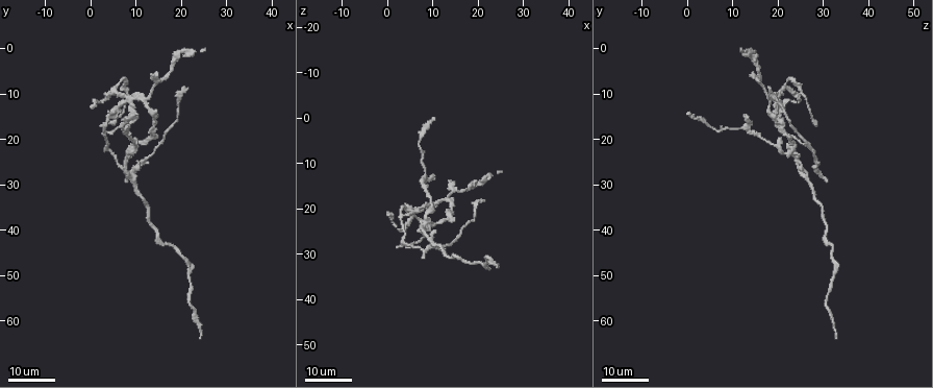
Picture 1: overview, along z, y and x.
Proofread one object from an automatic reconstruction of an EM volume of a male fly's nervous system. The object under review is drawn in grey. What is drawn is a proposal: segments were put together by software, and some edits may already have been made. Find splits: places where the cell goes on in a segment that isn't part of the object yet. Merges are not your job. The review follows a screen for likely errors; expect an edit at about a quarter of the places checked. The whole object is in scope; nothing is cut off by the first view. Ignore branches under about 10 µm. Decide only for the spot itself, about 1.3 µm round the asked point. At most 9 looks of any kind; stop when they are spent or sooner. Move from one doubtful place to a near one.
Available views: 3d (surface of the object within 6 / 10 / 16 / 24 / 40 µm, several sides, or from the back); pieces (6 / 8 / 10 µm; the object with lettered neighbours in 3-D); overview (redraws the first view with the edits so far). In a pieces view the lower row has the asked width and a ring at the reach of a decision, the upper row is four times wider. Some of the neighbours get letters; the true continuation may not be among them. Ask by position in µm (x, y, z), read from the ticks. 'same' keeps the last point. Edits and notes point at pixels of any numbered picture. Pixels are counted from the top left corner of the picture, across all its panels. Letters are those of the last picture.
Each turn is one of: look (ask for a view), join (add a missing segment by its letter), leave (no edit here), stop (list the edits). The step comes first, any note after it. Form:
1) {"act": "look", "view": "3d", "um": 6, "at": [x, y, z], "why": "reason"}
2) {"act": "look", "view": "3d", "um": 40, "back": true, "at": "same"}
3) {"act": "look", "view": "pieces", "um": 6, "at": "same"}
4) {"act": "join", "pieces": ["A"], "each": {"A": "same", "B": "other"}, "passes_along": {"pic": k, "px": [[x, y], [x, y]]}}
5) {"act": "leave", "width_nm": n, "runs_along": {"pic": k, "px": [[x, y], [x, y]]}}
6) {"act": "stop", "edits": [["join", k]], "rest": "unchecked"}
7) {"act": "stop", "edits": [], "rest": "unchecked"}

{"act": "look", "view": "3d", "um": 16, "at": [10.0, 25.0, 25.0]}

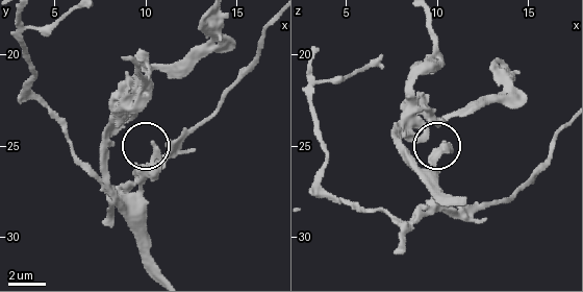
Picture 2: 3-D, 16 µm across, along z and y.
{"act": "look", "view": "pieces", "um": 8, "at": "same"}

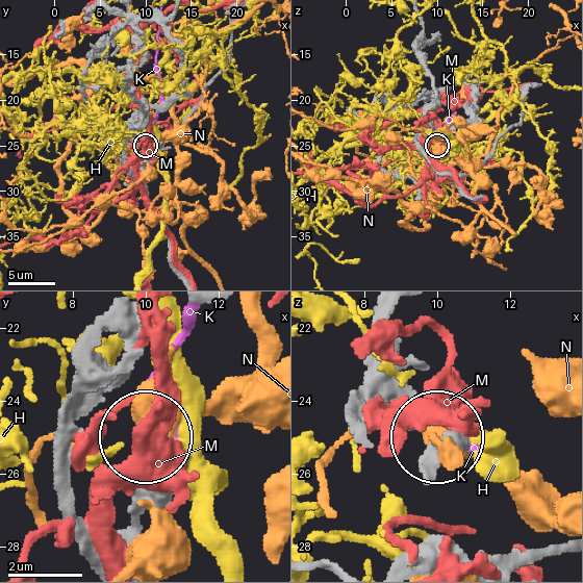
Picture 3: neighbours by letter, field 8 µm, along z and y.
{"act": "leave", "each": {"H": "other", "K": "other", "M": "other", "N": "other"}, "found": "no lettered segment goes on from it"}

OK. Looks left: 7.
{"act": "look", "view": "3d", "um": 16, "at": [10.0, 14.5, 12.0], "why": "free end"}

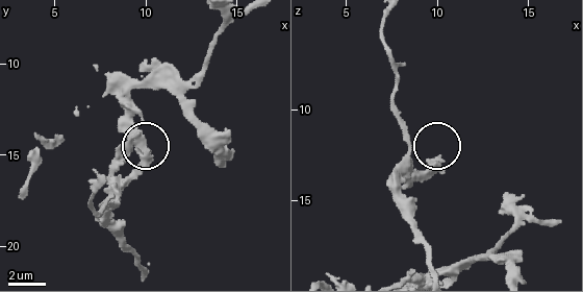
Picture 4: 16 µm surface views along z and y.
{"act": "look", "view": "pieces", "um": 6, "at": [10.1, 14.7, 12.6]}

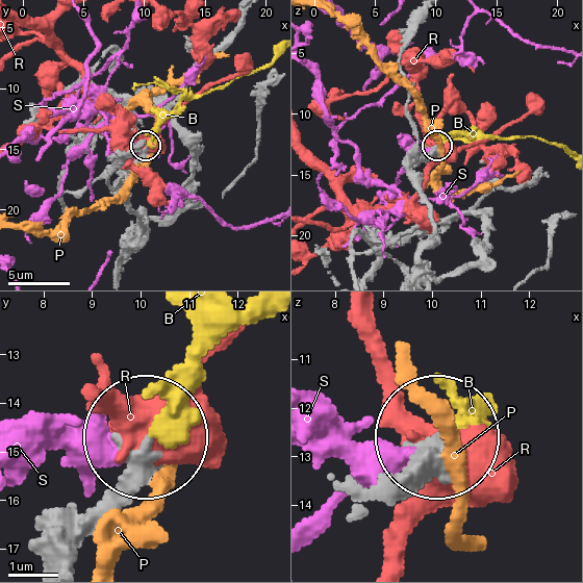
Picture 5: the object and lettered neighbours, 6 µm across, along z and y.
{"act": "join", "pieces": ["B"], "each": {"B": "same", "P": "other", "R": "other", "S": "other"}, "passes_along": {"pic": 5, "px": [[394, 472], [481, 409]]}, "found": "it goes on there"}

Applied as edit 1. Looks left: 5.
{"act": "look", "view": "3d", "um": 16, "at": [25.0, 0.5, 11.5], "why": "free end"}

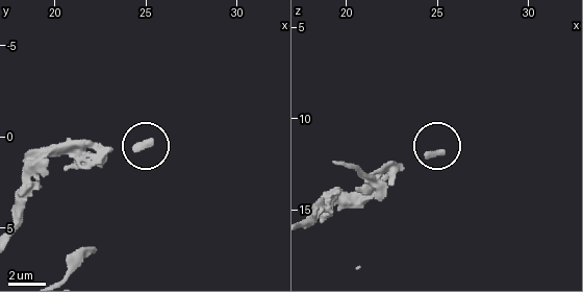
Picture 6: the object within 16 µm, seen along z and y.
{"act": "look", "view": "pieces", "um": 8, "at": [25.2, 0.2, 11.9]}

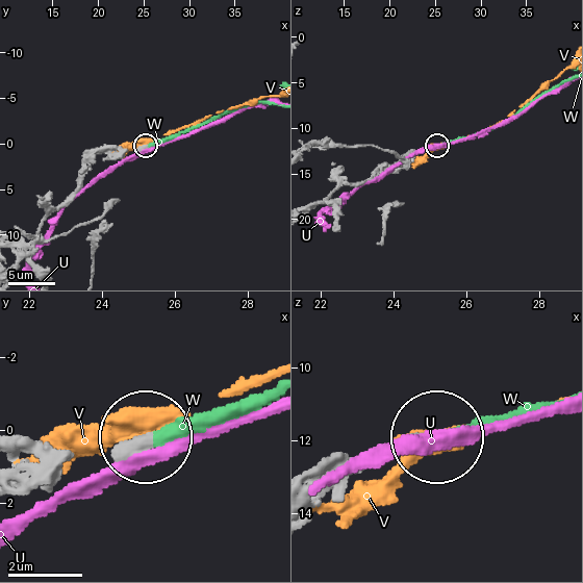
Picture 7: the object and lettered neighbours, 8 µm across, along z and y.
{"act": "join", "pieces": ["W"], "each": {"U": "other", "V": "other", "W": "same"}, "passes_along": {"pic": 7, "px": [[115, 150], [151, 146], [224, 113], [261, 101], [273, 102]]}, "found": "the cell continues"}

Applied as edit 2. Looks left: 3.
{"act": "look", "view": "overview"}

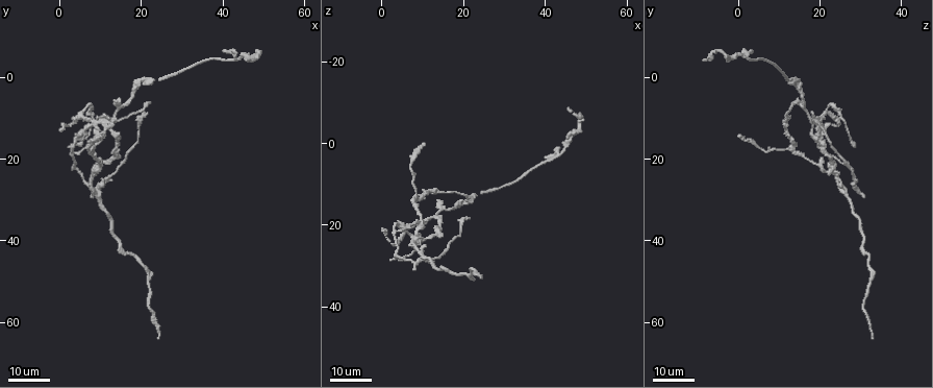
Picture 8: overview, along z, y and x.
{"act": "look", "view": "3d", "um": 24, "at": [24.5, 63.5, 33.0], "why": "branch stops here"}

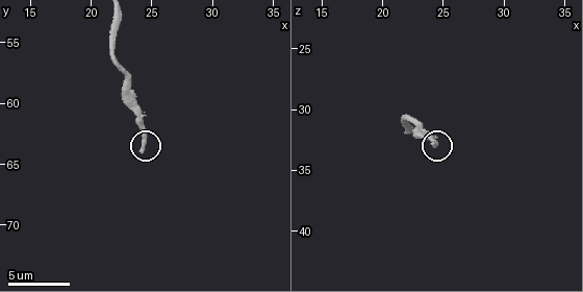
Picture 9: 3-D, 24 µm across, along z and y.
{"act": "look", "view": "pieces", "um": 8, "at": [24.2, 64.0, 33.0], "why": "what lies round it"}

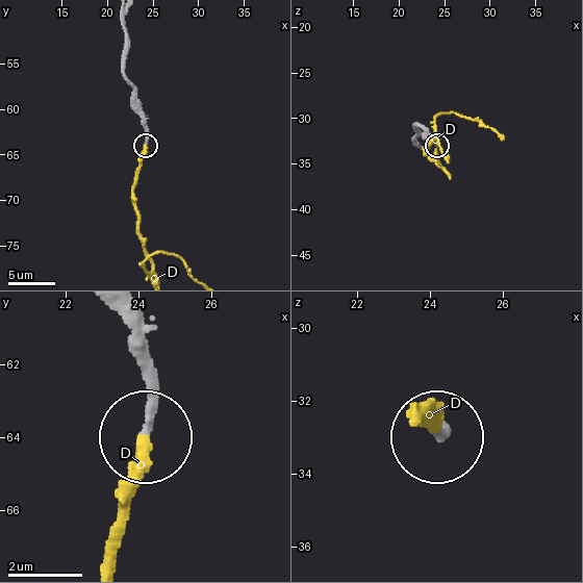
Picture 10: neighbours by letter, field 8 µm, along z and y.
{"act": "join", "pieces": ["D"], "width_nm": 240, "each": {"D": "same"}, "passes_along": {"pic": 10, "px": [[142, 121], [147, 141], [132, 201], [152, 274]]}, "found": "it goes on there"}

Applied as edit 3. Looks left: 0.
{"act": "stop", "edits": [["join", 5], ["join", 7], ["join", 10]], "rest": "unchecked"}

